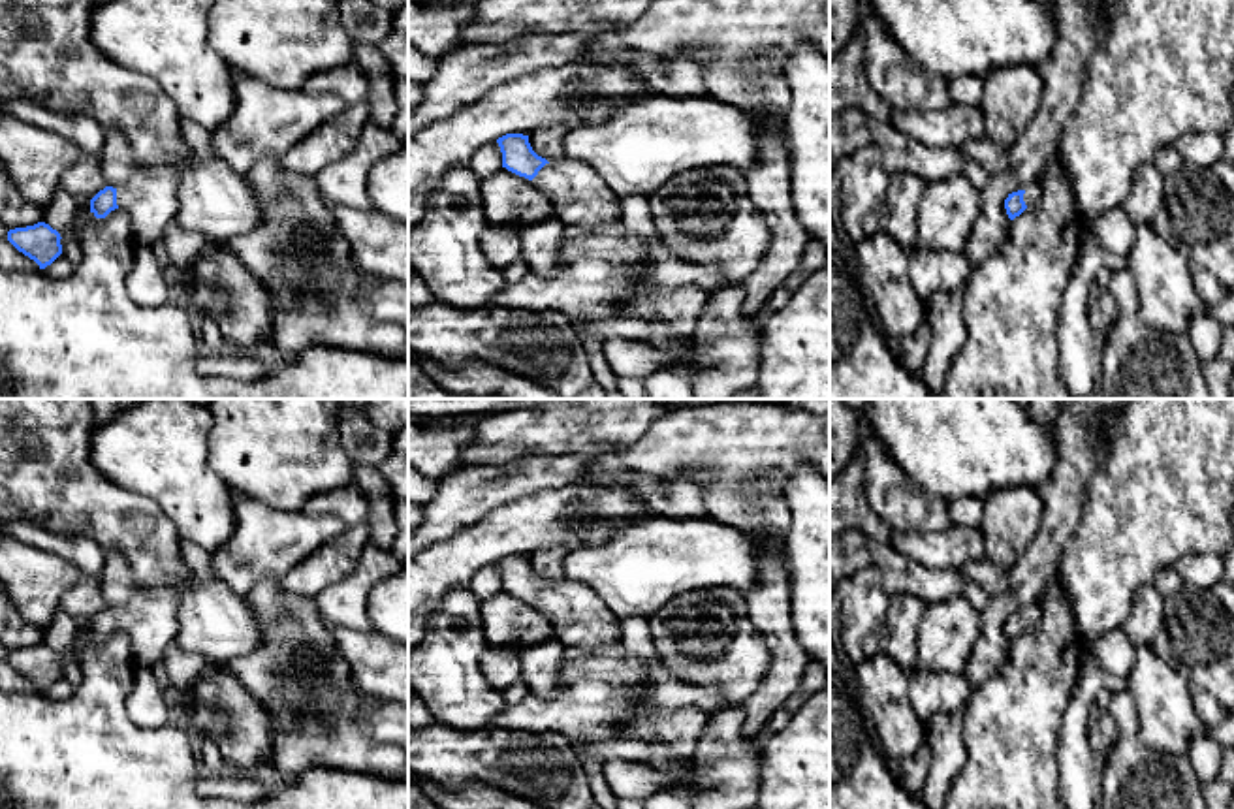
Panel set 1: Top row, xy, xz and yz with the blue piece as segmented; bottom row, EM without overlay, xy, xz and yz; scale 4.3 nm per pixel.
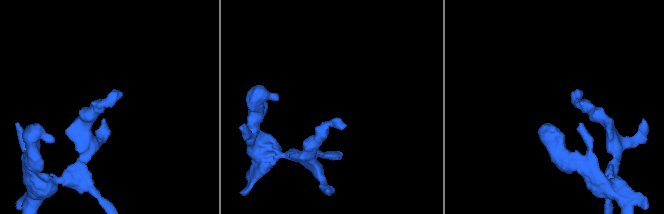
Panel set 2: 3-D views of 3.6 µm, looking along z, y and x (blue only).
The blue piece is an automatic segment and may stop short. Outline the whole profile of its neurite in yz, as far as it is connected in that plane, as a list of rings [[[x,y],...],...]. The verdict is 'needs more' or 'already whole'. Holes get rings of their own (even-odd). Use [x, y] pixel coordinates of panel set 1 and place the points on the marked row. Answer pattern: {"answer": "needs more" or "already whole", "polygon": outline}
{"answer": "needs more", "polygon": [[[1033,182],[1025,190],[1018,190],[1018,192],[1008,194],[1008,198],[1005,199],[1005,209],[1006,209],[1008,218],[1014,220],[1027,207],[1033,207],[1036,201],[1038,201],[1036,182]]]}

